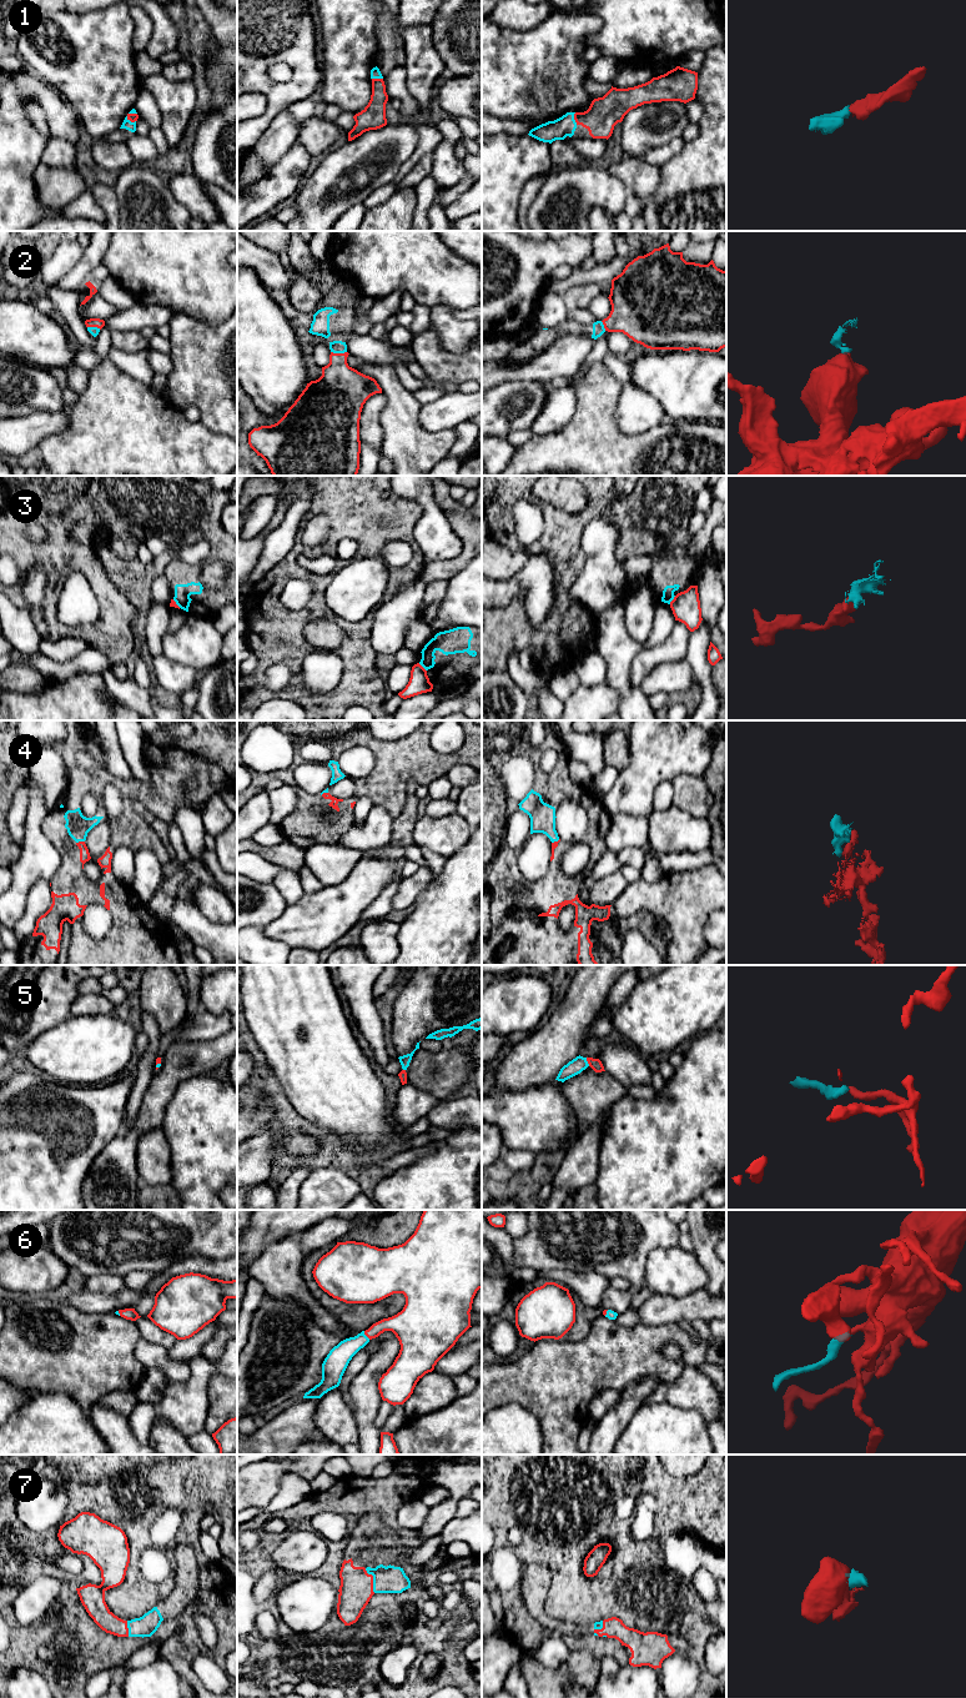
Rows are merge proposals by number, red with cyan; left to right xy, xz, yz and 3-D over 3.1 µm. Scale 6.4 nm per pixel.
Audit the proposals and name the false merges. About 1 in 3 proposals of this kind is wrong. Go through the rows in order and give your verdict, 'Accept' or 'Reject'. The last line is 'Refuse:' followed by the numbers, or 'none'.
1: Accept
2: Accept
3: Reject
4: Accept
5: Accept
6: Accept
7: Accept
Refuse: 3

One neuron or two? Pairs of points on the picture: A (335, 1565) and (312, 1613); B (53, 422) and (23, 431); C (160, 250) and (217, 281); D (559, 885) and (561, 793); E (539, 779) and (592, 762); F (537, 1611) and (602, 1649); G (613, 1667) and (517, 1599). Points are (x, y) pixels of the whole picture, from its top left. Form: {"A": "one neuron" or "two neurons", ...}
{"A": "two neurons", "B": "one neuron", "C": "one neuron", "D": "one neuron", "E": "two neurons", "F": "one neuron", "G": "two neurons"}

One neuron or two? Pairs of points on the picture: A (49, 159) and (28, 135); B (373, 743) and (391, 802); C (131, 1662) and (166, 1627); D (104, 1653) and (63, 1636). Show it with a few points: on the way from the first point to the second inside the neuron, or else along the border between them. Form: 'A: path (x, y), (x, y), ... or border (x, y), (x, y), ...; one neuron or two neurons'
A: border (33, 125), (48, 139), (41, 162); two neurons
B: path (388, 758), (390, 787); one neuron
C: border (164, 1641), (145, 1642), (127, 1657); two neurons
D: border (61, 1622), (75, 1633), (71, 1643), (73, 1649); two neurons

